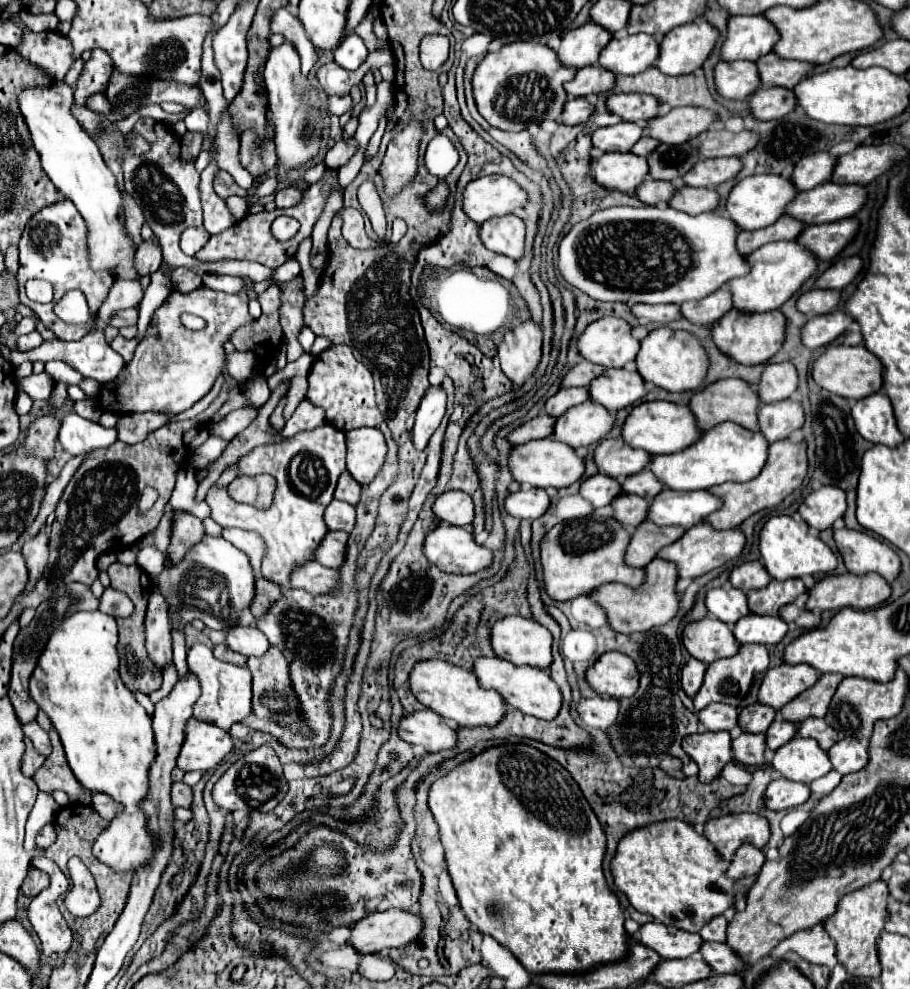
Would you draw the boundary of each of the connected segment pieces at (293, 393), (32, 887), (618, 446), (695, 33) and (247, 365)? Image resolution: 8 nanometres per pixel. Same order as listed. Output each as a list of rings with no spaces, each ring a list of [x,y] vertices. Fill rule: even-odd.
[[[294,376],[290,380],[290,402],[286,404],[284,414],[282,414],[284,420],[288,420],[294,414],[296,406],[304,400],[304,394],[306,394],[306,378],[304,376]]]
[[[30,868],[28,870],[28,878],[26,878],[26,884],[22,886],[22,894],[28,896],[28,898],[34,898],[38,892],[42,892],[46,886],[50,886],[50,876],[42,870],[36,870],[36,868]]]
[[[620,438],[602,440],[594,450],[594,462],[598,470],[608,474],[614,480],[620,480],[630,474],[636,474],[638,470],[644,470],[648,460],[650,460],[648,452],[634,450],[626,446]]]
[[[690,22],[670,30],[660,40],[660,52],[654,66],[668,74],[690,74],[702,66],[718,40],[718,30],[708,22]]]
[[[230,352],[226,354],[226,370],[230,372],[230,376],[238,378],[240,384],[244,384],[256,372],[256,358],[254,354],[246,352]]]

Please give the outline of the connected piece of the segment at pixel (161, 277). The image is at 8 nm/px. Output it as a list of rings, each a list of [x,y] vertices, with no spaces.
[[[162,270],[154,272],[150,276],[150,280],[152,280],[152,284],[146,288],[144,298],[138,306],[138,312],[140,312],[140,316],[138,316],[138,336],[144,334],[146,326],[150,324],[150,318],[152,318],[154,310],[158,310],[170,294],[170,278]]]

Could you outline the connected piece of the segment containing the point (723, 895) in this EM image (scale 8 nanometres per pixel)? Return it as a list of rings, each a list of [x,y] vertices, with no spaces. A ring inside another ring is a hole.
[[[666,820],[638,830],[630,830],[616,848],[610,862],[614,884],[626,894],[638,912],[650,914],[662,924],[672,924],[688,932],[698,932],[710,918],[724,914],[732,906],[732,880],[724,876],[730,862],[724,862],[708,838],[698,834],[688,822]],[[694,914],[694,922],[688,918]]]

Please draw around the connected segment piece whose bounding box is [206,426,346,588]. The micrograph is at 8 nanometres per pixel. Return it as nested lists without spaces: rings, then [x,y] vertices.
[[[320,426],[314,430],[298,432],[296,436],[288,438],[288,442],[282,440],[278,444],[256,446],[234,464],[238,476],[272,474],[276,478],[274,502],[268,510],[260,510],[250,504],[240,504],[232,500],[224,486],[212,486],[208,490],[206,502],[212,508],[212,518],[222,528],[236,526],[262,536],[266,546],[266,554],[262,560],[264,578],[270,578],[272,582],[278,582],[284,588],[288,586],[288,574],[292,572],[292,568],[306,560],[312,560],[312,552],[328,532],[322,514],[332,502],[338,476],[346,470],[344,456],[346,444],[342,430],[336,430],[334,426]]]

